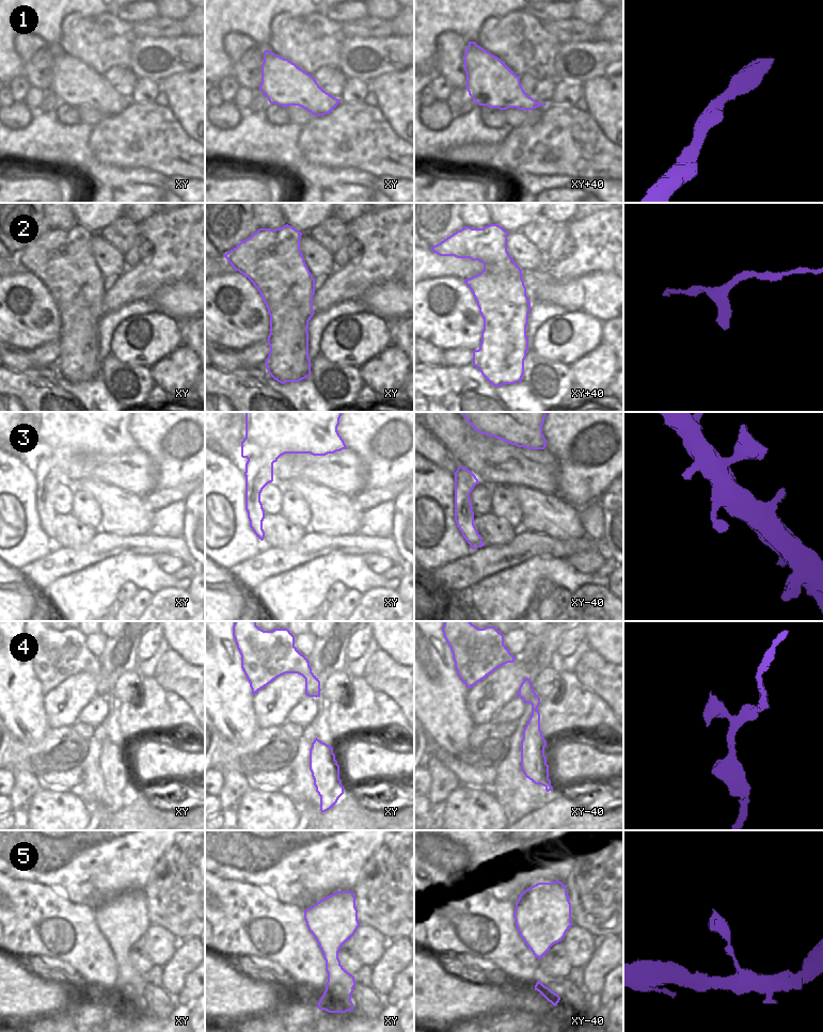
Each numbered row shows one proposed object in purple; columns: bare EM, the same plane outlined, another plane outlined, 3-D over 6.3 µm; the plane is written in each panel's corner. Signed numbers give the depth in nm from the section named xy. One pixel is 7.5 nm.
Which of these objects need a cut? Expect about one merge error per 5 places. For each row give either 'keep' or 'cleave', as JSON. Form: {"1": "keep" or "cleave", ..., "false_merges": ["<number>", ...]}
{"1": "keep", "2": "keep", "3": "keep", "4": "keep", "5": "keep", "false_merges": []}

